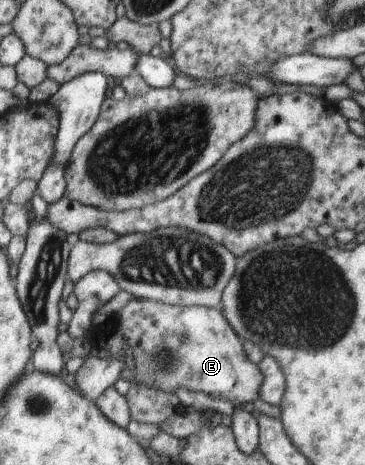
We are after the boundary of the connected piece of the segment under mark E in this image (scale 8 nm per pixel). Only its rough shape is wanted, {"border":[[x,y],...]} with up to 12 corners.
{"border":[[131,301],[115,314],[135,382],[234,406],[263,373],[221,309]]}

